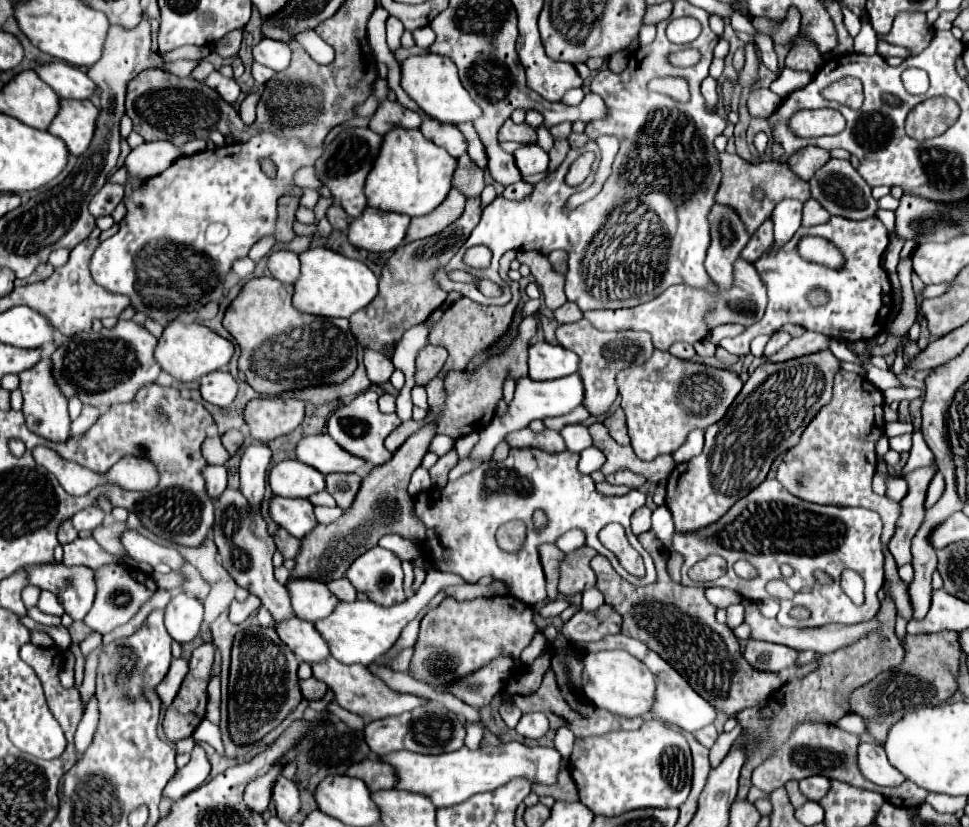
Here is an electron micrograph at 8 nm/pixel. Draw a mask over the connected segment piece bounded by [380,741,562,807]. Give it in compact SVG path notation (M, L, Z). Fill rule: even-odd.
M506 743L498 747L486 747L470 751L468 747L462 747L452 753L442 755L420 755L410 751L392 751L384 757L380 757L384 763L394 767L396 775L396 789L400 791L414 791L426 795L436 807L450 807L456 803L462 803L464 799L494 791L496 787L508 783L512 777L524 775L530 781L540 781L544 785L552 785L556 781L556 773L560 771L560 755L556 749L548 747L526 747L522 743Z

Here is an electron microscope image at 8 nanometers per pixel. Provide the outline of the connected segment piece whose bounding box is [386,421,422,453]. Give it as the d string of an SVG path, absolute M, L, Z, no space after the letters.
M406 421L406 423L402 423L396 431L392 431L392 433L388 435L388 439L386 439L386 449L394 453L410 435L414 435L414 433L420 429L420 423L422 423L422 421Z

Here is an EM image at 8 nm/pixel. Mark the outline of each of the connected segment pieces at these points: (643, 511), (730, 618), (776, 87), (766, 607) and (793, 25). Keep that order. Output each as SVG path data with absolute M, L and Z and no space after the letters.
M640 507L634 515L631 517L631 529L632 532L638 536L650 529L650 517L652 517L652 511L648 507Z
M730 605L726 609L726 625L730 629L736 629L744 621L744 607L742 605Z
M785 67L770 89L779 97L785 98L790 93L804 88L811 80L812 75L808 71L796 71Z
M766 599L766 601L760 601L758 603L758 609L764 617L776 617L778 613L778 601L776 599Z
M796 7L788 9L786 19L782 19L782 23L772 21L772 19L758 19L758 17L752 17L750 21L758 31L772 37L774 43L782 43L782 45L794 43L798 31L800 31L800 13L796 11Z

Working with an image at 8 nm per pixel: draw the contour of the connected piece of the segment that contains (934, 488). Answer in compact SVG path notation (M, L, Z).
M938 471L938 473L932 477L932 481L930 481L930 485L928 485L928 491L926 491L926 501L924 501L924 507L926 507L926 509L930 509L930 507L940 499L942 487L944 487L944 479L942 479L942 473Z

